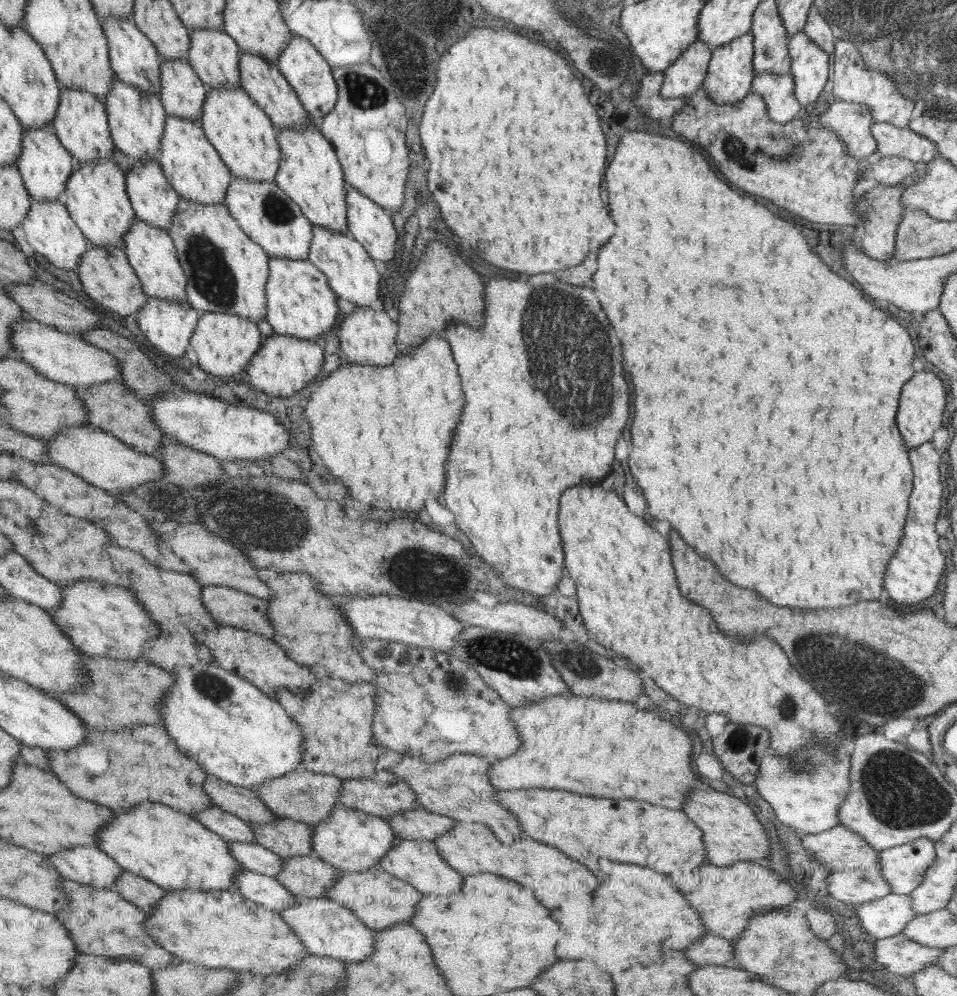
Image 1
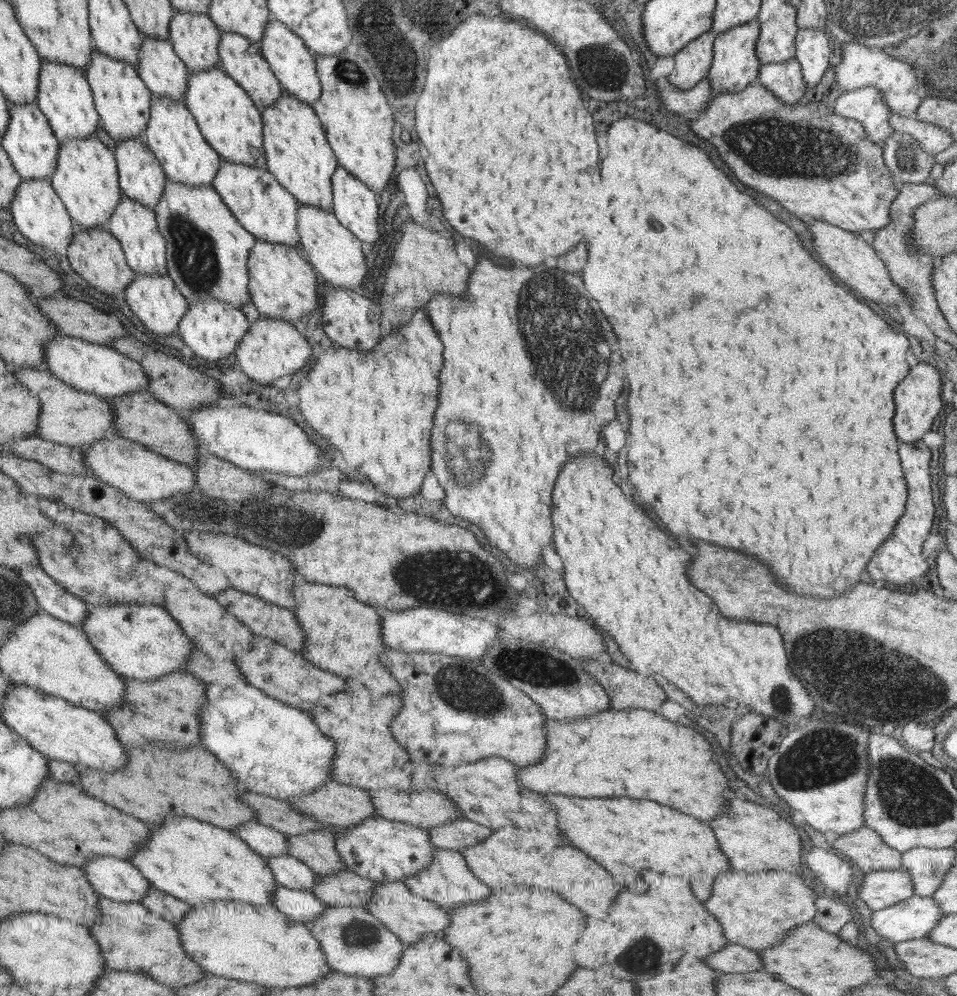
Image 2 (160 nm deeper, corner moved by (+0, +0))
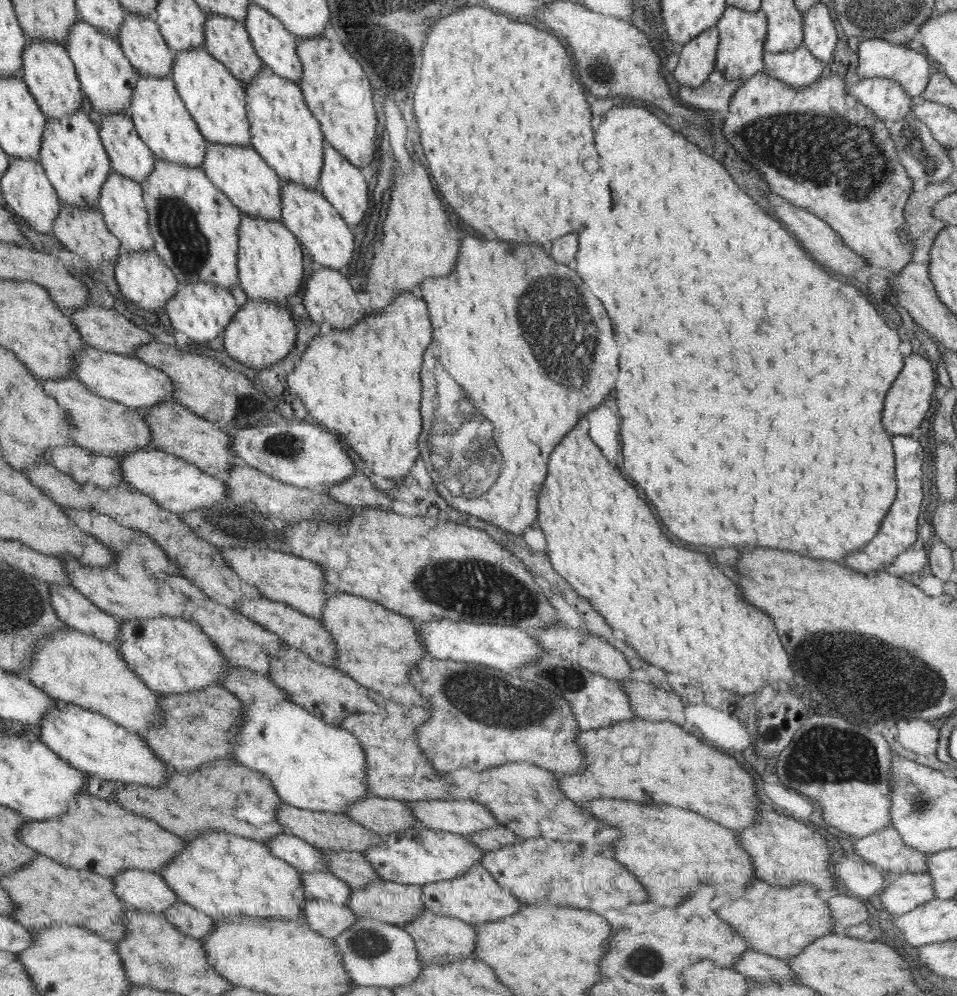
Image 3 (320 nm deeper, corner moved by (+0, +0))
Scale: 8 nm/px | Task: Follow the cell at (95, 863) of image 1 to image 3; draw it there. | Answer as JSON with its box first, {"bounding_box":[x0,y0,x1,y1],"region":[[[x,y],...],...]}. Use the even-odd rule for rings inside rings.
{"bounding_box":[113,868,178,912],"region":[[[129,868],[113,876],[114,894],[121,898],[127,908],[164,912],[174,907],[178,895],[172,887],[166,886],[162,875],[136,868]]]}

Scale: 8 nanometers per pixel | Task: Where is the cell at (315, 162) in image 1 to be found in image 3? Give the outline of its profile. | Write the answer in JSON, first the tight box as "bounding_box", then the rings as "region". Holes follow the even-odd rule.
{"bounding_box":[244,66,326,190],"region":[[[265,66],[260,70],[260,74],[244,87],[245,97],[248,99],[251,146],[273,167],[283,183],[302,183],[307,189],[319,190],[326,140],[321,123],[309,109],[301,86],[280,78]]]}

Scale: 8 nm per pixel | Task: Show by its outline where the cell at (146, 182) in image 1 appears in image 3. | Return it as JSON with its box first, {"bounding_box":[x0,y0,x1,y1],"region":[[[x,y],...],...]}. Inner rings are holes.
{"bounding_box":[101,113,156,184],"region":[[[116,113],[102,118],[101,141],[108,151],[112,170],[142,184],[155,165],[156,156],[138,134],[130,115]]]}

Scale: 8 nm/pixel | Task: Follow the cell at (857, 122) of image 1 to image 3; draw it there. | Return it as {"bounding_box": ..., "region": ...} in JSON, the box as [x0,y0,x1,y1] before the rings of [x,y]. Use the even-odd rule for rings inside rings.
{"bounding_box":[849,78,918,126],"region":[[[867,78],[860,79],[852,85],[849,90],[867,109],[870,109],[879,119],[882,119],[888,126],[894,121],[899,121],[906,114],[911,112],[914,103],[918,100],[913,98],[903,89],[903,86],[891,78]]]}

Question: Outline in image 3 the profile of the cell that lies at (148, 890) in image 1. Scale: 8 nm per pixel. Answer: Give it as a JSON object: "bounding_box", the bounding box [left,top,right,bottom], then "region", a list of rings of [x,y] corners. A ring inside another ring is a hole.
{"bounding_box":[165,901,215,940],"region":[[[181,901],[170,907],[165,916],[174,927],[192,938],[203,940],[215,930],[214,919],[207,913]]]}

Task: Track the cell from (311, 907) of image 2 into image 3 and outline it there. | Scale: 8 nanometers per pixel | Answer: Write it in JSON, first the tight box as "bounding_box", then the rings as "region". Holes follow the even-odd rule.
{"bounding_box":[302,900,356,939],"region":[[[306,900],[302,906],[302,919],[312,930],[334,939],[356,923],[354,911],[346,905],[336,905],[330,901]]]}

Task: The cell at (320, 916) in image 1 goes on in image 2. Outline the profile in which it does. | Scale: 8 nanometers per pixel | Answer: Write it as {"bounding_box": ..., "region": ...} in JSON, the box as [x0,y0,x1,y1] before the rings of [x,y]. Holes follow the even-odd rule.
{"bounding_box":[308,906,405,980],"region":[[[332,906],[326,908],[326,911],[308,926],[320,941],[322,952],[326,955],[326,961],[333,971],[372,980],[375,976],[390,974],[401,964],[400,959],[402,959],[402,953],[405,950],[401,939],[384,926],[378,918],[374,918],[374,915],[370,914],[364,907]]]}

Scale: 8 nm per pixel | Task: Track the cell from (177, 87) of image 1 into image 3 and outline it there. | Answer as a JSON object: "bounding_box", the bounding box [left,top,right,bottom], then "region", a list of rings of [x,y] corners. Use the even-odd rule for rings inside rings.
{"bounding_box":[117,12,176,78],"region":[[[126,12],[117,38],[126,58],[129,58],[140,76],[168,78],[173,73],[176,54],[170,50],[152,17]]]}

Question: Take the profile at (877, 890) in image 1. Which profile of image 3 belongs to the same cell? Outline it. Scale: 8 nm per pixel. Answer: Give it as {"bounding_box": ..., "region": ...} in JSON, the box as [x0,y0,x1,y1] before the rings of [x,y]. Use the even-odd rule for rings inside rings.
{"bounding_box":[874,873,935,916],"region":[[[901,873],[887,888],[882,888],[874,900],[893,916],[904,915],[935,899],[932,878],[926,873]]]}

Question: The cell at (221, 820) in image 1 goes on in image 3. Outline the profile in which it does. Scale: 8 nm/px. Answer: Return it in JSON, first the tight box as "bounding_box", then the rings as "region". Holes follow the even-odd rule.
{"bounding_box":[264,833,329,872],"region":[[[292,833],[276,834],[264,844],[267,848],[270,847],[272,854],[284,859],[301,872],[321,872],[329,868],[320,849]]]}

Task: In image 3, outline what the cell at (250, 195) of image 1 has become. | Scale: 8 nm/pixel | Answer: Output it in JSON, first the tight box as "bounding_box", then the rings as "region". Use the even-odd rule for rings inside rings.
{"bounding_box":[203,142,282,221],"region":[[[208,142],[203,169],[220,190],[250,218],[281,221],[282,180],[276,171],[252,146],[232,146],[226,143]]]}

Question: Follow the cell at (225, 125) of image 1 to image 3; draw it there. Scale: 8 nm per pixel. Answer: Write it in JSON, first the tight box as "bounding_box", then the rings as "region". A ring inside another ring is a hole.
{"bounding_box":[170,47,252,147],"region":[[[204,47],[174,53],[176,61],[174,61],[170,78],[176,84],[181,98],[185,101],[185,106],[193,115],[208,142],[250,147],[252,134],[249,131],[248,99],[245,97],[242,81]]]}

